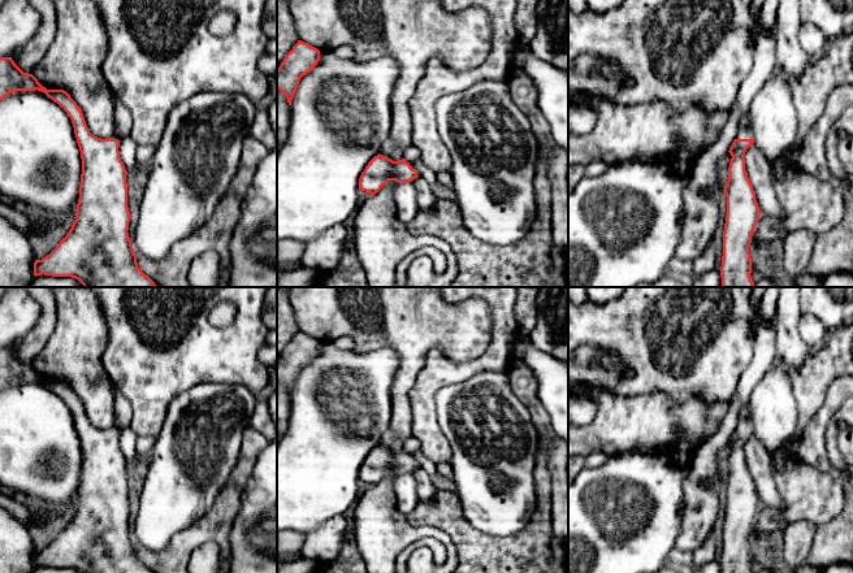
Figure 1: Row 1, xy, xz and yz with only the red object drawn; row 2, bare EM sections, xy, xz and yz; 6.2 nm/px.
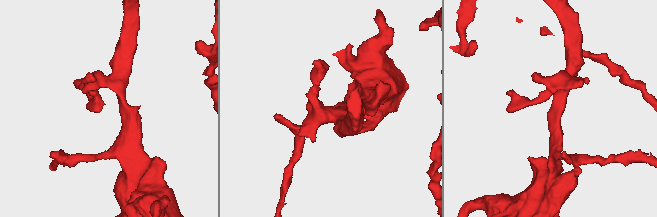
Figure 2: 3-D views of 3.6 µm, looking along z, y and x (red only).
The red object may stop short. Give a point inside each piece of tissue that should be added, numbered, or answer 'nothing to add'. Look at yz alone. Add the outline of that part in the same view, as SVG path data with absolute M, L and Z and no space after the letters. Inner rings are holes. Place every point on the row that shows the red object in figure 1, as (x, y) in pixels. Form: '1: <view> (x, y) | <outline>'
1: yz (747, 133) | M752 127L740 129L736 139L754 139Z

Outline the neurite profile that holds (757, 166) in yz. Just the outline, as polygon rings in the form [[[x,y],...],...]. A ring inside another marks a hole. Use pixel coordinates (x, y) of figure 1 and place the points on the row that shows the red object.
[[[753,143],[745,152],[745,170],[755,192],[761,213],[771,217],[783,217],[774,187],[771,166],[762,151]]]

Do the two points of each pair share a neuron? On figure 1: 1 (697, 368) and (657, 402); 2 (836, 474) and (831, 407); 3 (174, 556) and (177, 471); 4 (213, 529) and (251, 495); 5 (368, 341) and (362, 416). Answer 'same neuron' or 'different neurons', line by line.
1: different neurons
2: same neuron
3: different neurons
4: different neurons
5: different neurons

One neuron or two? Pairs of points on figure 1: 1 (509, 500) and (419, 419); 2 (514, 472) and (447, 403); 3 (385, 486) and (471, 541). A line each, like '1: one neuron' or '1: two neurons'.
1: two neurons
2: one neuron
3: two neurons

